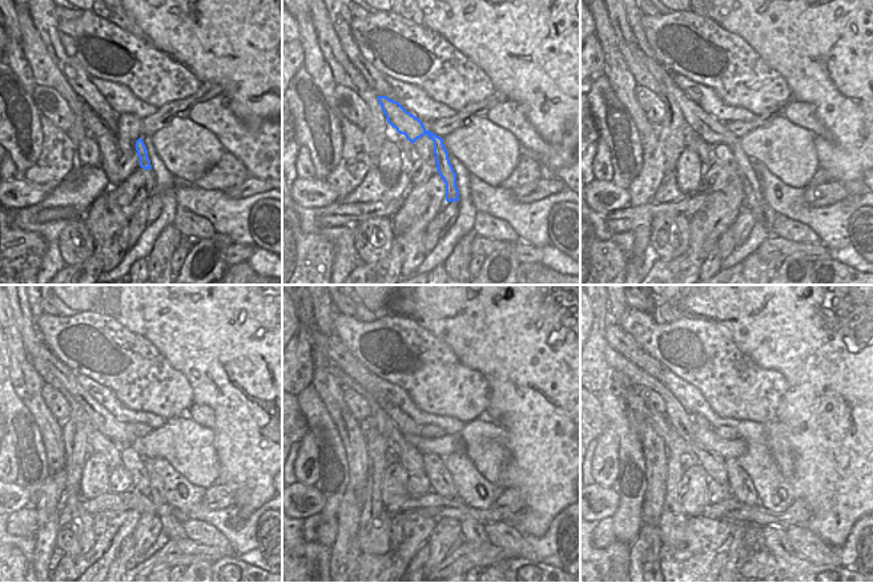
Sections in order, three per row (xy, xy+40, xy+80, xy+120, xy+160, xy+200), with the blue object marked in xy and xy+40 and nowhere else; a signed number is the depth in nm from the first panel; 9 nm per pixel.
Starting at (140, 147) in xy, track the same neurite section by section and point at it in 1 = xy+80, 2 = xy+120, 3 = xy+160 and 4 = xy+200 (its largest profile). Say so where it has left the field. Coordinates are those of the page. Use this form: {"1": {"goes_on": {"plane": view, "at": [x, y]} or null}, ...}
{"1": {"goes_on": {"plane": "xy+80", "at": [707, 127]}}, "2": {"goes_on": {"plane": "xy+120", "at": [105, 422]}}, "3": {"goes_on": {"plane": "xy+160", "at": [332, 346]}}, "4": {"goes_on": {"plane": "xy+200", "at": [776, 541]}}}

